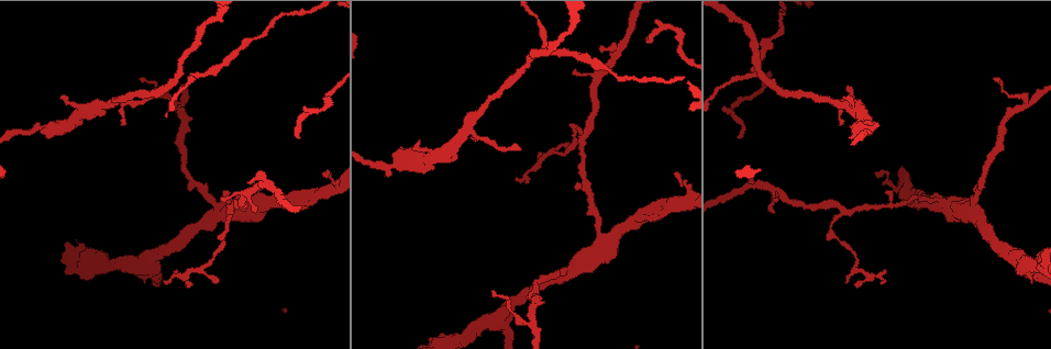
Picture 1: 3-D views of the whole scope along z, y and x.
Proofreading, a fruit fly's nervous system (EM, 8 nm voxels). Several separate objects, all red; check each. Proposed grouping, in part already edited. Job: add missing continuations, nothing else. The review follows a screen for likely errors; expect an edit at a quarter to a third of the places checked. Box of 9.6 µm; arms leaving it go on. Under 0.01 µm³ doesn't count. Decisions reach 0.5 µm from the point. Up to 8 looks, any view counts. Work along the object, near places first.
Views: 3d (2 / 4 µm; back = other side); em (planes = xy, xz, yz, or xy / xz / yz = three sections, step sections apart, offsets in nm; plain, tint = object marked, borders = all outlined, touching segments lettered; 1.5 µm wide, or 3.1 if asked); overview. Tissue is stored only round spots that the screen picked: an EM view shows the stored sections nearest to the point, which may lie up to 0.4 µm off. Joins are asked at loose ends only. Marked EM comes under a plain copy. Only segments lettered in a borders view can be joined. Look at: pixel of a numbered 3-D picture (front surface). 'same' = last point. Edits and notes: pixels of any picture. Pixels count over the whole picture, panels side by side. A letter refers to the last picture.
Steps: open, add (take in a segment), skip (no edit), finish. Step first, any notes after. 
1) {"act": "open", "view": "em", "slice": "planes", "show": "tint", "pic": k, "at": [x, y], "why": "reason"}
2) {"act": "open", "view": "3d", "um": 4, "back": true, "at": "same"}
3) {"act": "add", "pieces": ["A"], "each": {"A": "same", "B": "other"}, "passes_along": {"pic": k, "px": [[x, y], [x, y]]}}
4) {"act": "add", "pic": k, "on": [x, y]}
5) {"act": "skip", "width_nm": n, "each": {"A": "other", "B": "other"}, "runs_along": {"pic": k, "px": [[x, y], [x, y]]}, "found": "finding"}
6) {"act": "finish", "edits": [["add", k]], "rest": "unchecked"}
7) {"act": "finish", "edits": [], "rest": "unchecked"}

{"act": "open", "view": "3d", "um": 4, "pic": 1, "at": [299, 135], "why": "thin end"}

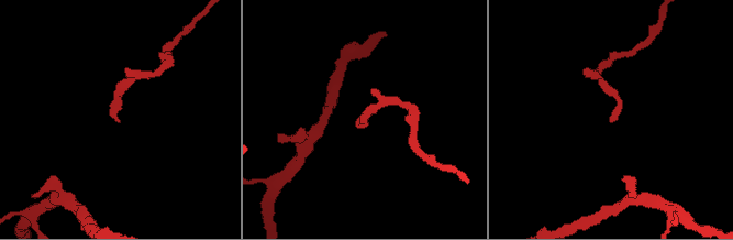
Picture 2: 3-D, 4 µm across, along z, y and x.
{"act": "open", "view": "em", "slice": "xz", "step": 8, "show": "tint", "pic": 2, "at": [610, 121]}

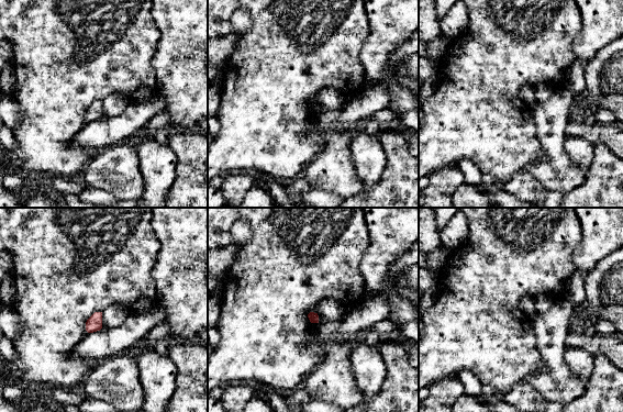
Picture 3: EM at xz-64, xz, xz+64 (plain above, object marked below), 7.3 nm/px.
{"act": "open", "view": "em", "slice": "planes", "show": "borders", "at": "same", "why": "cut it another way"}

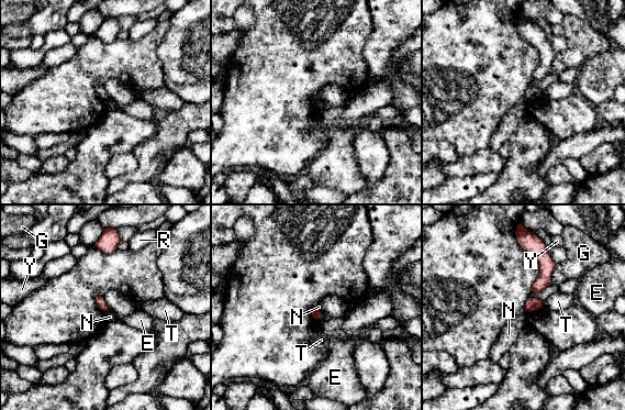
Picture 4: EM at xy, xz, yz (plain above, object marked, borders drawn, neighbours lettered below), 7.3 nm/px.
{"act": "skip", "each": {"E": "other", "G": "other", "N": "other", "R": "other", "T": "other", "Y": "other"}, "runs_along": {"pic": 4, "px": [[533, 244], [544, 280], [529, 309]]}, "found": "no lettered segment goes on from it"}

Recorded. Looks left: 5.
{"act": "open", "view": "em", "slice": "planes", "show": "borders", "pic": 1, "at": [324, 173], "why": "an open end"}

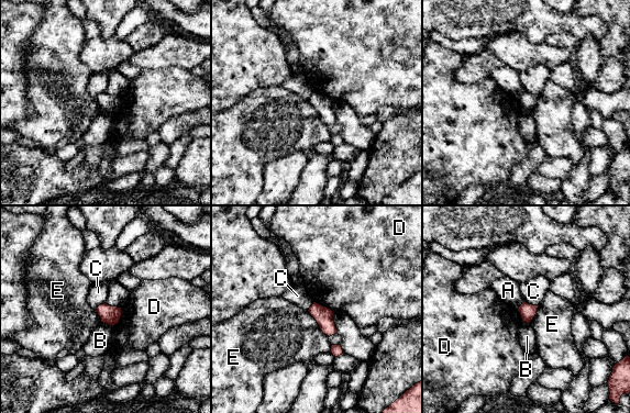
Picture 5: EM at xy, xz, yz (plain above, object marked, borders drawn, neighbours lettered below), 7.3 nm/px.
{"act": "skip", "each": {"A": "other", "B": "other", "C": "other", "D": "other", "E": "other"}, "border": {"pic": 5, "px": [[307, 310], [318, 326], [329, 336]]}, "found": "none of them fits"}

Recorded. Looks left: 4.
{"act": "open", "view": "3d", "um": 2, "pic": 1, "at": [223, 191], "why": "thin end"}

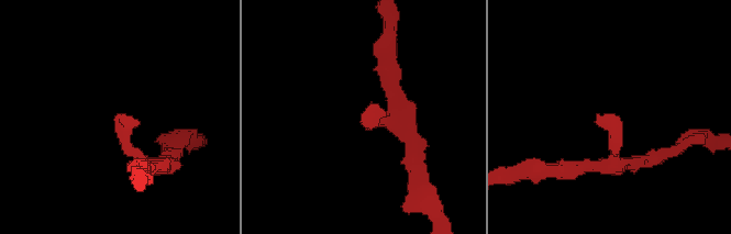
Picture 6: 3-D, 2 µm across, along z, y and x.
{"act": "open", "view": "em", "slice": "planes", "show": "borders", "pic": 6, "at": [369, 105]}

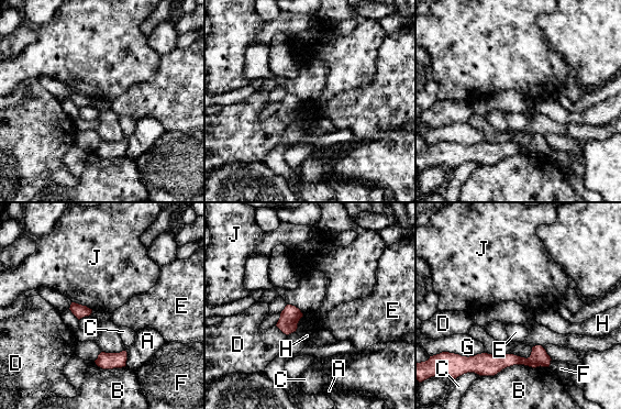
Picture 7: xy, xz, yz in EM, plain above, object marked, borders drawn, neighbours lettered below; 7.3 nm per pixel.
{"act": "skip", "each": {"A": "other", "B": "other", "C": "other", "D": "other", "E": "other", "F": "other", "G": "other", "H": "other", "J": "other"}, "border": {"pic": 7, "px": [[73, 301], [86, 305], [92, 309]]}, "found": "none of them fits"}

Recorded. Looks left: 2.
{"act": "open", "view": "em", "slice": "planes", "show": "borders", "pic": 1, "at": [122, 125], "why": "tapers out"}

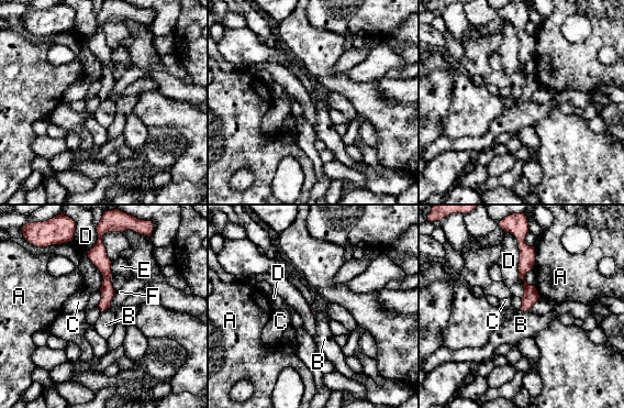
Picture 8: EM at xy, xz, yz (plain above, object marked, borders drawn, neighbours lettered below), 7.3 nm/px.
{"act": "skip", "longest_contact_nm": ["D", 320], "each": {"A": "other", "B": "other", "C": "other", "D": "other", "E": "other", "F": "other"}, "found": "none of them fits"}

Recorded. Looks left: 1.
{"act": "finish", "edits": [], "rest": "unchecked"}

